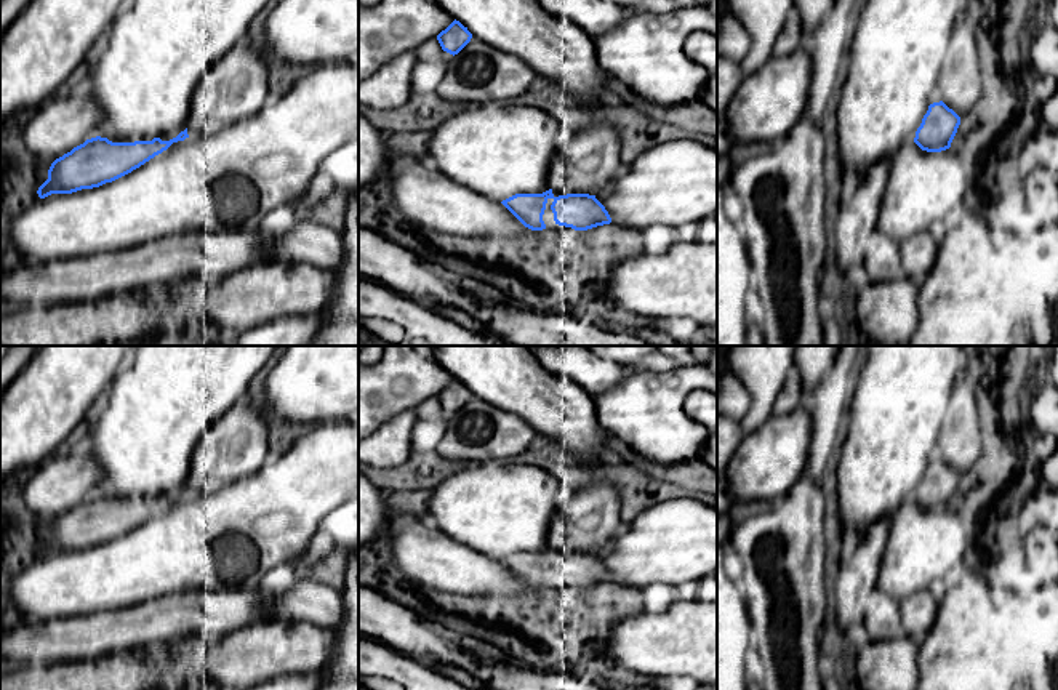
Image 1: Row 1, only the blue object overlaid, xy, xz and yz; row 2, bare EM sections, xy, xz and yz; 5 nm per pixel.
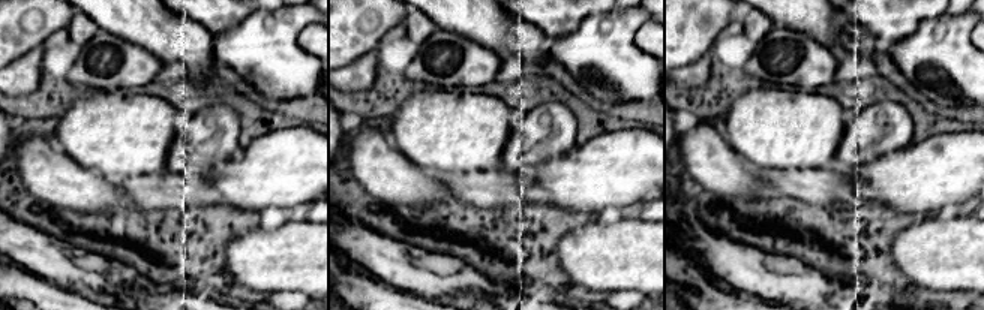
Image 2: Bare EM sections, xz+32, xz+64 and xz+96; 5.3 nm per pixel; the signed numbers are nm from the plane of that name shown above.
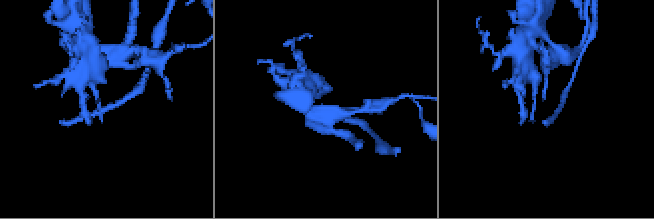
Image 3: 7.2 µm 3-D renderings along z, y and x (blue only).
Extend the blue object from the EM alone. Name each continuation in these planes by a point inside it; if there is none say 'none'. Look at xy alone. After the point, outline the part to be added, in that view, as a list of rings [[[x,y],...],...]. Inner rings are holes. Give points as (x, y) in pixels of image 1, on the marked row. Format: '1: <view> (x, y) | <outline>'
none

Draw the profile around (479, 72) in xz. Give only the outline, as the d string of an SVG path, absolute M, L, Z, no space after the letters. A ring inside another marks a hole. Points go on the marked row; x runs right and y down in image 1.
M472 37L453 56L435 93L443 101L487 104L528 93L536 77L525 61Z

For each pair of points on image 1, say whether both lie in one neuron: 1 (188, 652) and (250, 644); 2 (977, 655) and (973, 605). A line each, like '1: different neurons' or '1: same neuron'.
1: same neuron
2: same neuron

